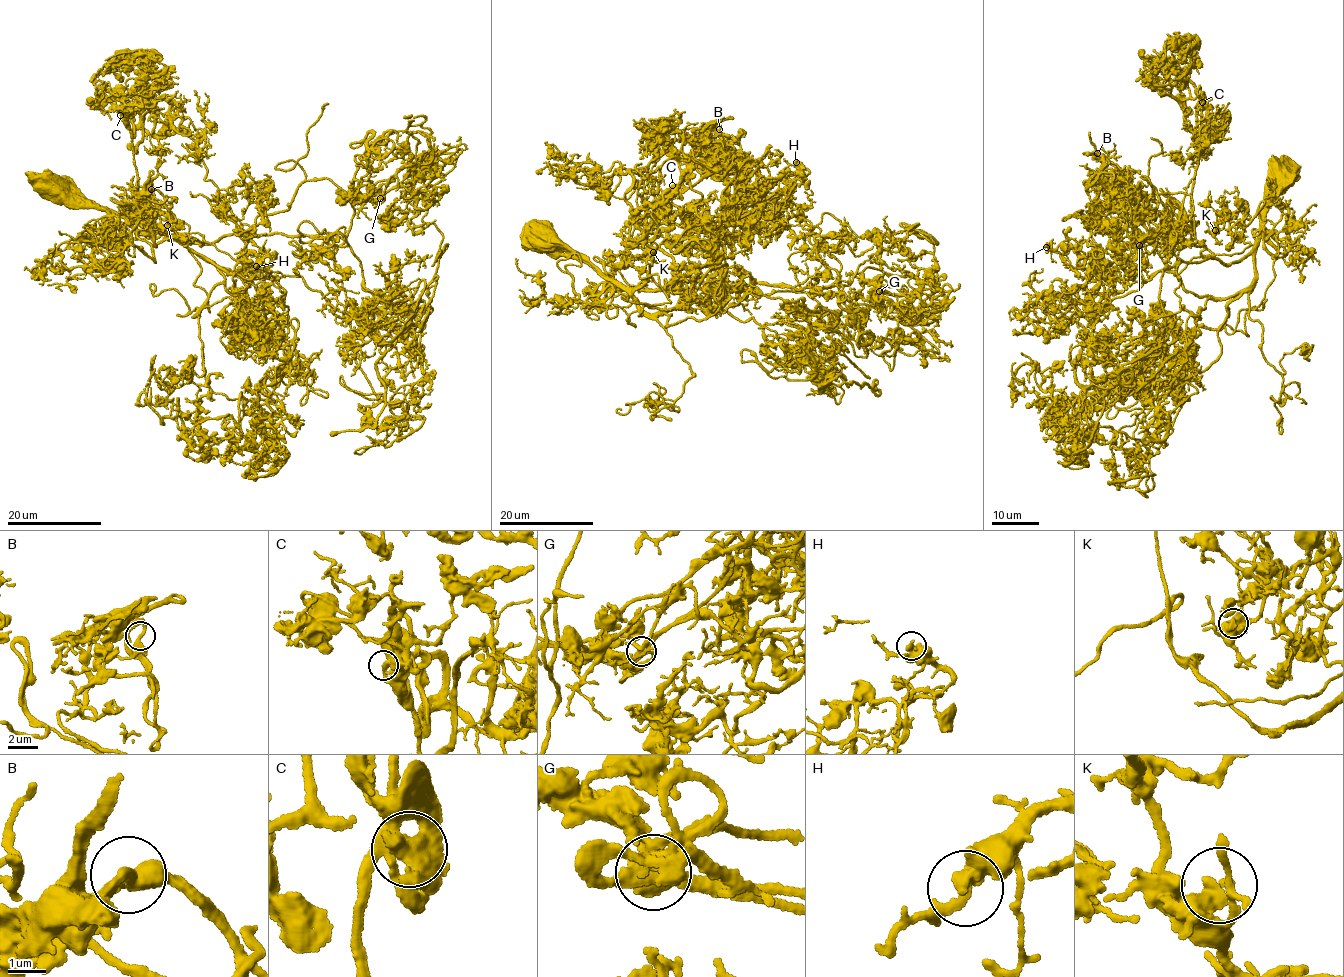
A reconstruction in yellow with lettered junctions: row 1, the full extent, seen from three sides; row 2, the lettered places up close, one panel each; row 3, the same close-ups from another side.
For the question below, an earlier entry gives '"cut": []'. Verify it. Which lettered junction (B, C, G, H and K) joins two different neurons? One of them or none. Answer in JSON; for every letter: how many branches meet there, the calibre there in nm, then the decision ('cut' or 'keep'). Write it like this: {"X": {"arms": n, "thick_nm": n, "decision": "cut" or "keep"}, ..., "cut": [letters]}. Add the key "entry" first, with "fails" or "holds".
{"entry": "holds", "B": {"arms": 2, "thick_nm": 320, "decision": "keep"}, "C": {"arms": 2, "thick_nm": 280, "decision": "keep"}, "G": {"arms": 2, "thick_nm": 320, "decision": "keep"}, "H": {"arms": 2, "thick_nm": 320, "decision": "keep"}, "K": {"arms": 2, "thick_nm": 400, "decision": "keep"}, "cut": []}

